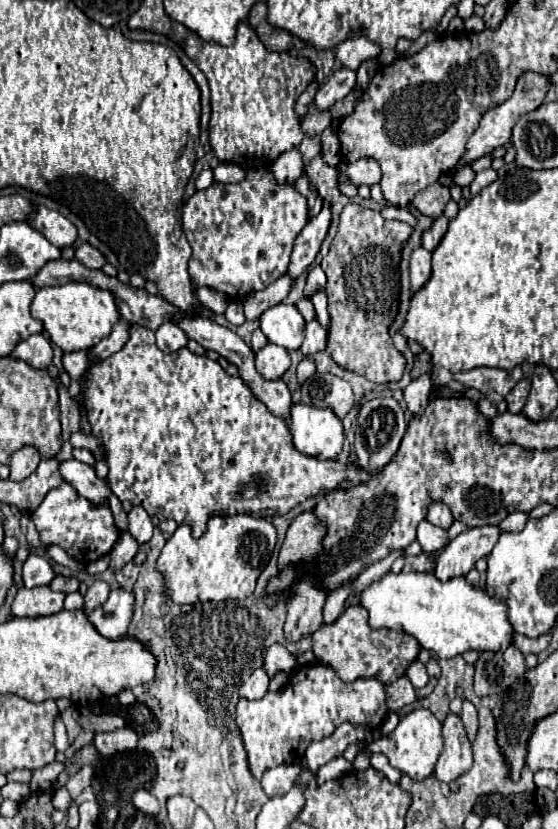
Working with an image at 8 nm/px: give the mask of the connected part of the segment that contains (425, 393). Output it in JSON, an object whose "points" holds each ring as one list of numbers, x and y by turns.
{"points":[[429,373,421,375,419,379,411,381,411,385,405,387,405,401,407,401,407,407,413,415,421,415,423,409,427,407,431,387,433,387,433,379]]}

